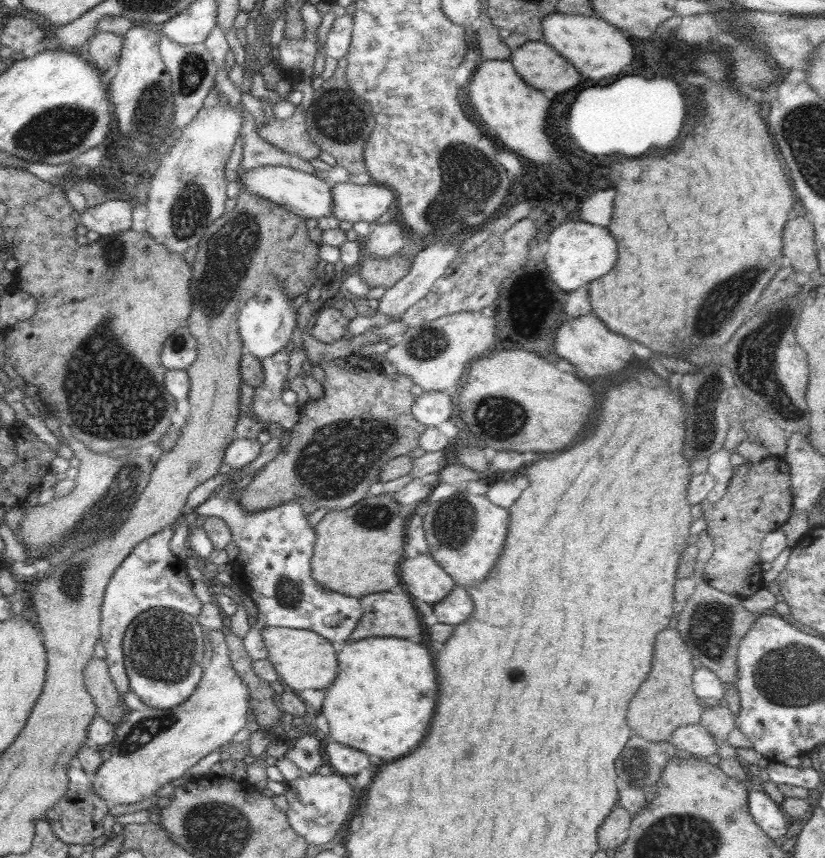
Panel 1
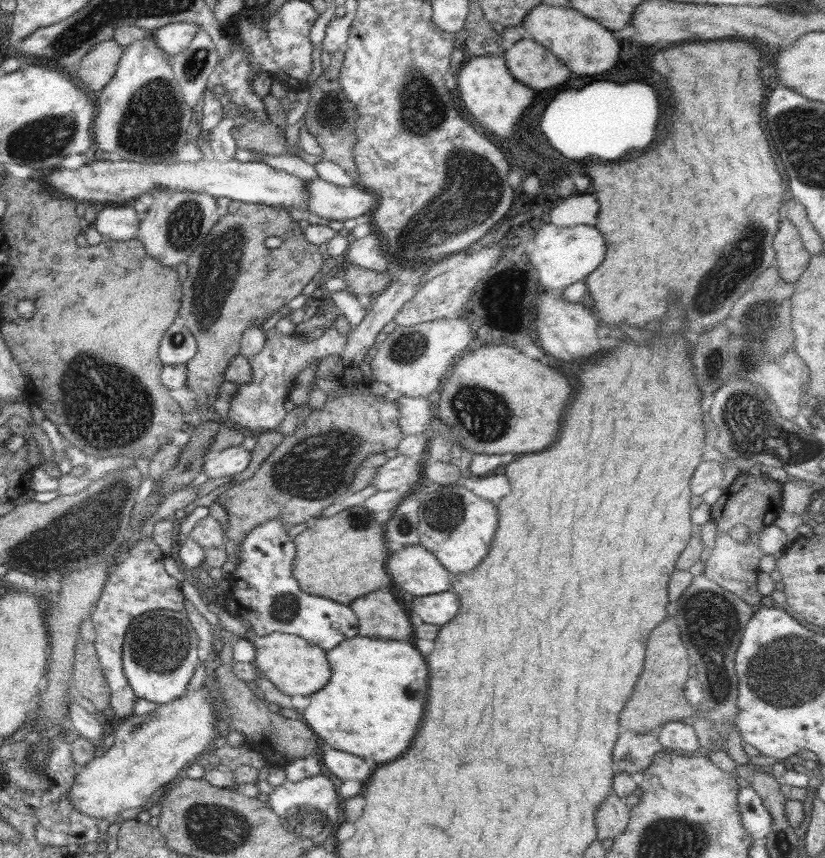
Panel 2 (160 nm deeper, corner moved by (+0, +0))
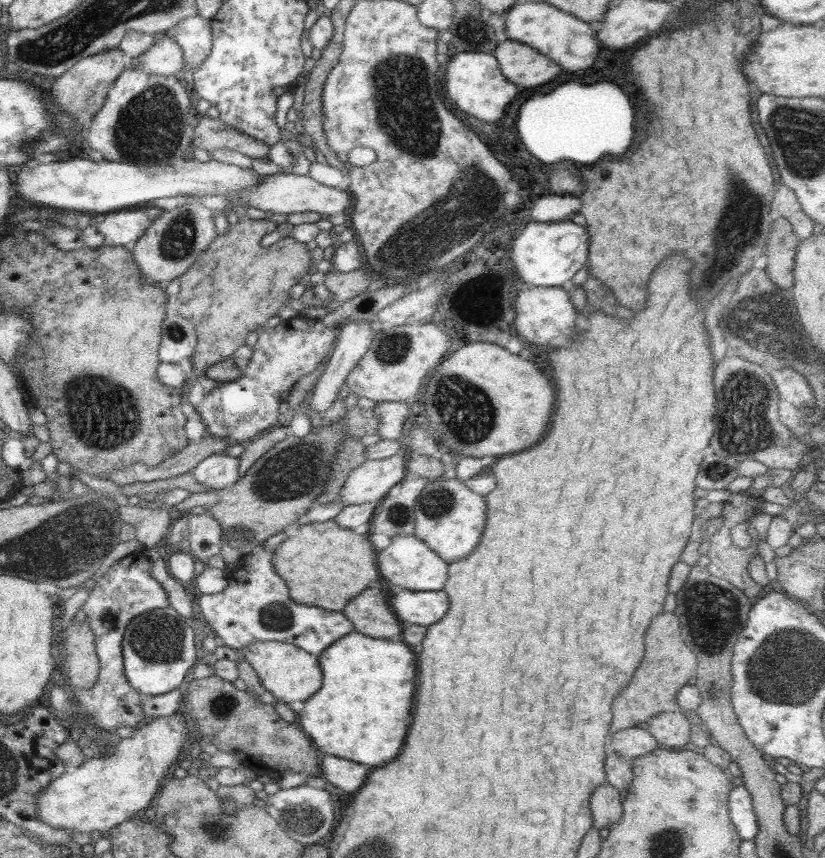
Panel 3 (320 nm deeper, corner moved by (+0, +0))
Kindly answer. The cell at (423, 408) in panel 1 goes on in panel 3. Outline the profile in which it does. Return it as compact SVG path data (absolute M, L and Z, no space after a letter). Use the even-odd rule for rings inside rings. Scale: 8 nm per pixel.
M382 402L374 406L374 415L380 417L377 435L383 439L394 440L406 434L409 426L404 424L410 410L406 402Z

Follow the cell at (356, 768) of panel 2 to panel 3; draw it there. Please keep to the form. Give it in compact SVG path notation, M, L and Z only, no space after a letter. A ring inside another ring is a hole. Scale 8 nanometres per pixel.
M326 754L322 758L322 772L324 778L333 786L342 788L346 792L356 792L364 784L370 770L356 762L348 762Z

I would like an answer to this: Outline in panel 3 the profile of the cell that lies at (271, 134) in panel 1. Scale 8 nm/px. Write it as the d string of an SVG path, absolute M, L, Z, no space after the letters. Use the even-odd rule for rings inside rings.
M207 115L199 117L197 126L194 127L192 147L200 147L209 154L213 150L223 148L234 150L252 158L267 157L270 146L260 140L244 135L243 132L224 124L219 118Z

